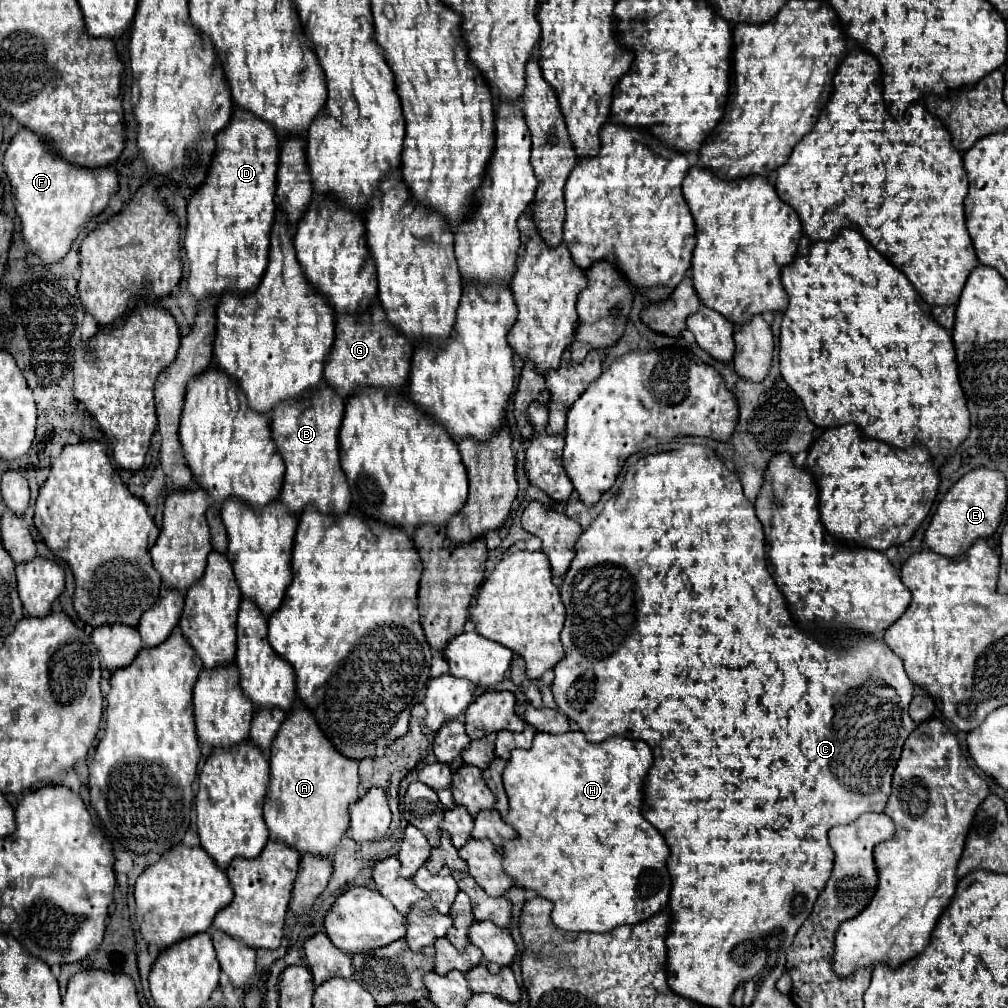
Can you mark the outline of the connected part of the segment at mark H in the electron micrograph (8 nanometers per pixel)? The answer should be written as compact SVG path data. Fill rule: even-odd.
M580 730L576 732L564 732L564 734L544 734L538 732L534 736L532 748L516 748L512 750L512 756L504 768L502 780L504 780L504 790L508 794L510 810L506 814L506 822L514 826L518 832L518 838L504 842L502 851L502 866L504 872L514 880L516 886L524 890L534 890L538 896L550 900L554 904L552 908L552 922L556 928L568 930L568 932L610 932L622 924L638 924L654 916L656 912L668 910L668 896L670 896L670 878L666 872L666 858L668 858L668 846L662 838L662 834L642 818L640 814L640 804L642 804L642 786L644 778L652 766L652 750L648 744L642 740L628 740L624 736L612 736L606 742L592 744L584 738Z

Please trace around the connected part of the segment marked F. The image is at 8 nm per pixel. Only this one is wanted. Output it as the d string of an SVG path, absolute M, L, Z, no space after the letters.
M20 128L12 138L4 156L4 168L16 198L16 212L22 220L22 238L48 264L68 254L74 238L108 206L110 196L118 190L118 172L114 168L72 166L28 128Z

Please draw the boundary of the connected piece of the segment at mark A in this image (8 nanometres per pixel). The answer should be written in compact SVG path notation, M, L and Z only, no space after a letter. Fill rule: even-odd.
M298 702L286 716L284 726L280 726L280 734L276 734L276 742L272 742L270 750L270 784L264 798L264 818L270 830L270 838L282 840L290 844L300 854L334 854L338 850L342 834L348 830L350 822L350 806L358 800L358 762L344 758L332 742L328 742L326 734L316 726L316 718L312 712Z

